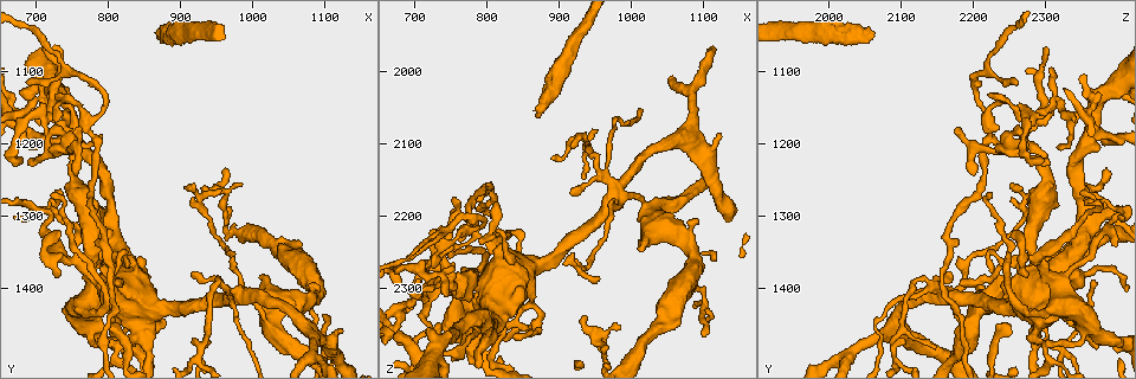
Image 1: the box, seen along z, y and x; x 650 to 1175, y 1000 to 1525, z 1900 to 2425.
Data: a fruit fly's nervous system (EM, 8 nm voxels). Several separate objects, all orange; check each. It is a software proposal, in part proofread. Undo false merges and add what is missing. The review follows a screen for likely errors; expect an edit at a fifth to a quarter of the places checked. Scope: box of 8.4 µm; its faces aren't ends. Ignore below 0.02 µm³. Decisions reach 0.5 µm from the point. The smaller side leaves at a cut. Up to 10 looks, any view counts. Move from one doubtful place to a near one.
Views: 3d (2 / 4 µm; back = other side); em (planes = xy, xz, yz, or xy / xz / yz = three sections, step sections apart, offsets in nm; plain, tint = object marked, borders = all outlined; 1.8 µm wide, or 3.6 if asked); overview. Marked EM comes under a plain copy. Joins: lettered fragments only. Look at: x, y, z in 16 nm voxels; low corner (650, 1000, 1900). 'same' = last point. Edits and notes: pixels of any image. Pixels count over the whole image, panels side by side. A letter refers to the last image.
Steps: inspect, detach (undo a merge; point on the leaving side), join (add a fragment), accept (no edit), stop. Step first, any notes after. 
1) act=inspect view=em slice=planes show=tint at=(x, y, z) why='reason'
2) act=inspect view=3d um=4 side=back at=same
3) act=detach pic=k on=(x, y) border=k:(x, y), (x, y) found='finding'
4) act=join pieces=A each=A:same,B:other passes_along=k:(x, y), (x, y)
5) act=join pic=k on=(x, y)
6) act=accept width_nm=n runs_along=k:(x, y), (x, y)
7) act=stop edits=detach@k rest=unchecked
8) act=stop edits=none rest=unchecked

act=inspect view=3d um=2 side=back at=(705, 1135, 2315) why='abrupt turn'

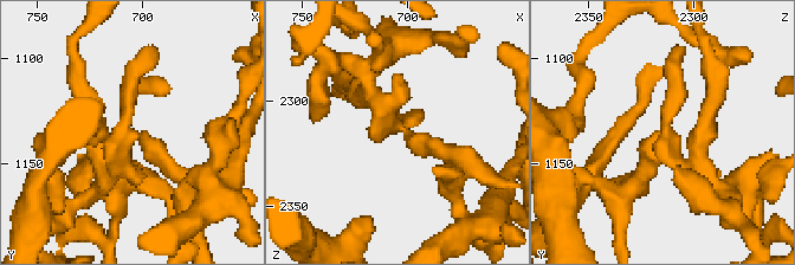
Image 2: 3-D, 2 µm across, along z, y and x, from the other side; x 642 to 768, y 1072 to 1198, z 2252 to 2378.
act=inspect view=em slice=xz step=4 show=tint at=(702, 1138, 2312)

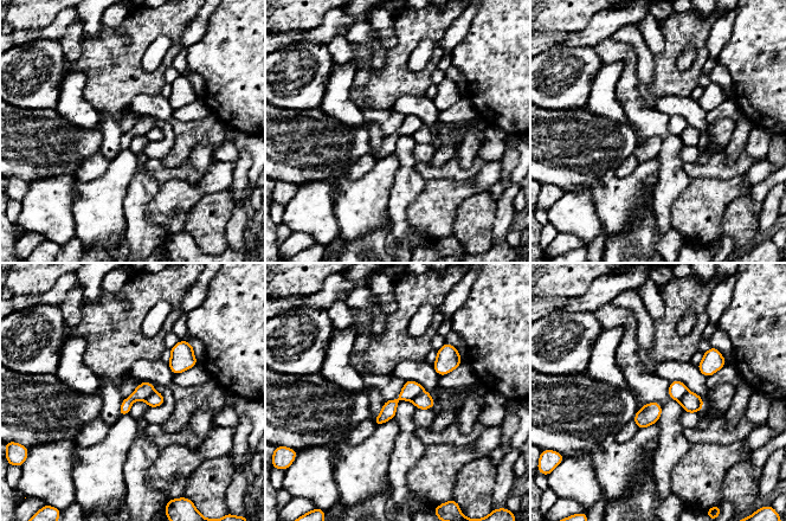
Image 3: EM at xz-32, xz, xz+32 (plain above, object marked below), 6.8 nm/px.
act=inspect view=em slice=xz step=4 show=borders at=same

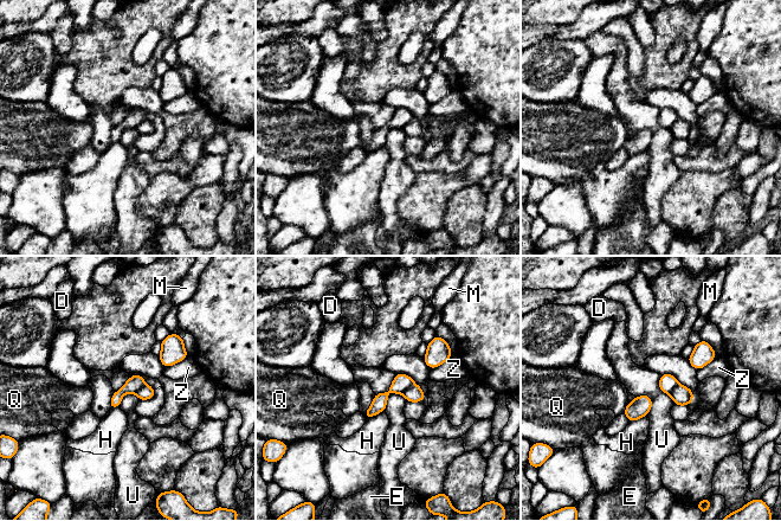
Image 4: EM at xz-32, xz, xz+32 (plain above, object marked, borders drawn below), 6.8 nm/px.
act=accept width_nm=120 each=D:other,E:other,H:other,M:other,Q:other,U:other,Z:other border=4:(395, 374), (383, 410) found='one cell here'

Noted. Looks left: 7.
act=inspect view=3d um=2 at=(785, 1190, 2220)

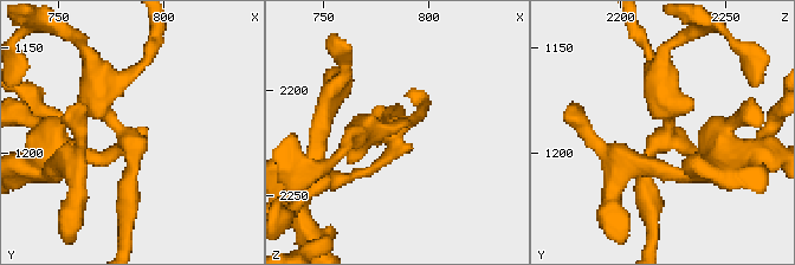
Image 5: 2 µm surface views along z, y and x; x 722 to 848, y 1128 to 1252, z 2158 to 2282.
act=inspect view=em slice=planes show=tint at=(784, 1193, 2222) why='shape alone is not enough'

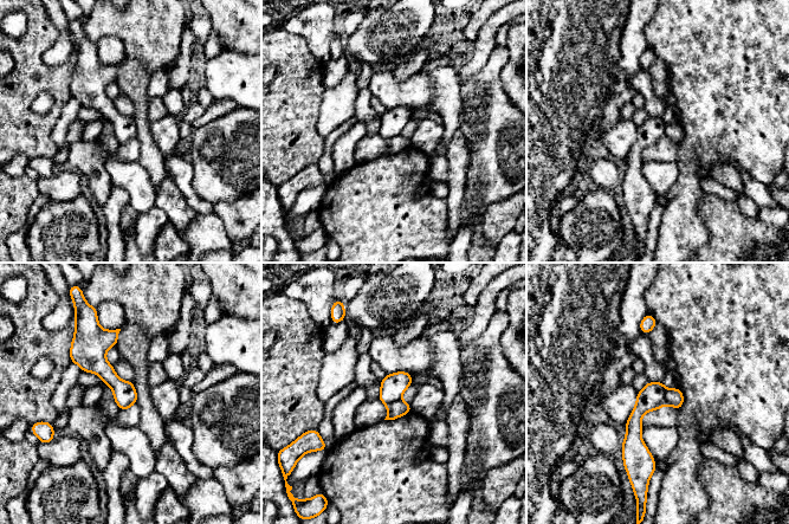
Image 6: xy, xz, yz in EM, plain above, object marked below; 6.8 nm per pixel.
act=inspect view=em slice=planes show=borders at=same

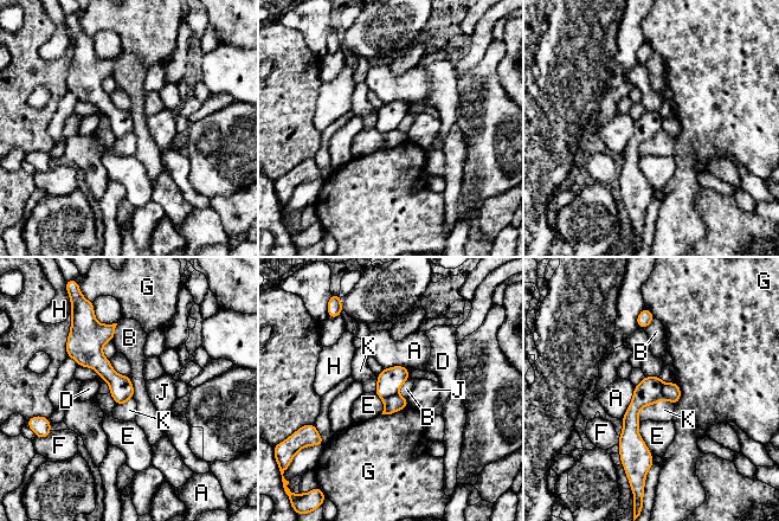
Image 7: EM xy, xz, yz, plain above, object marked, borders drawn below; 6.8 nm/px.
act=accept each=A:other,B:other,D:other,E:other,F:other,G:other,H:other,J:other,K:other border=7:(409, 377), (398, 391), (404, 398) found='all the same cell'

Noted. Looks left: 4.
act=inspect view=3d um=2 at=(735, 1360, 2290) why='branch point'

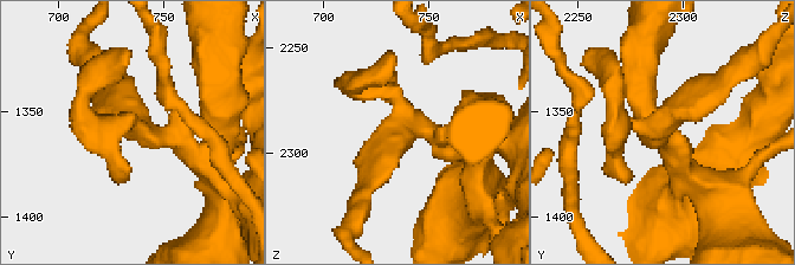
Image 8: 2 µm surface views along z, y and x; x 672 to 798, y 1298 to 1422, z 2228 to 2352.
act=inspect view=em slice=xy step=8 show=borders at=(738, 1358, 2288)

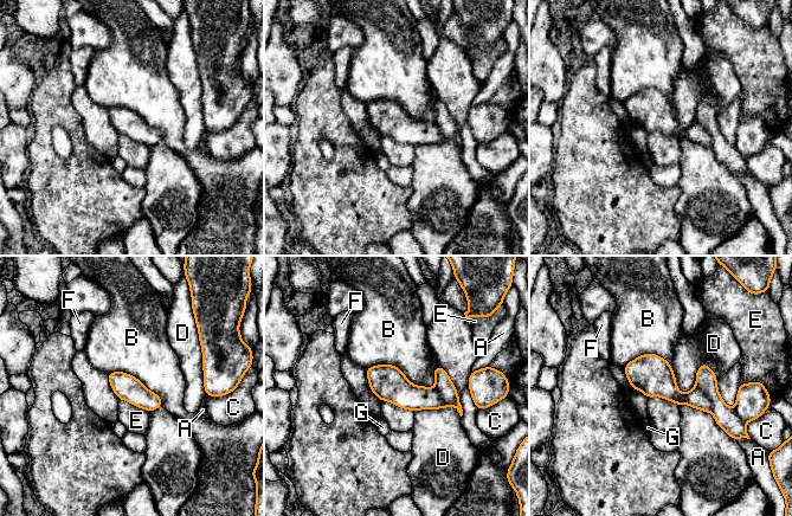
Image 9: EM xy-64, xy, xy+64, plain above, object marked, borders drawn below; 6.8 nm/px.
act=inspect view=em slice=planes show=borders at=same why='cut it another way'

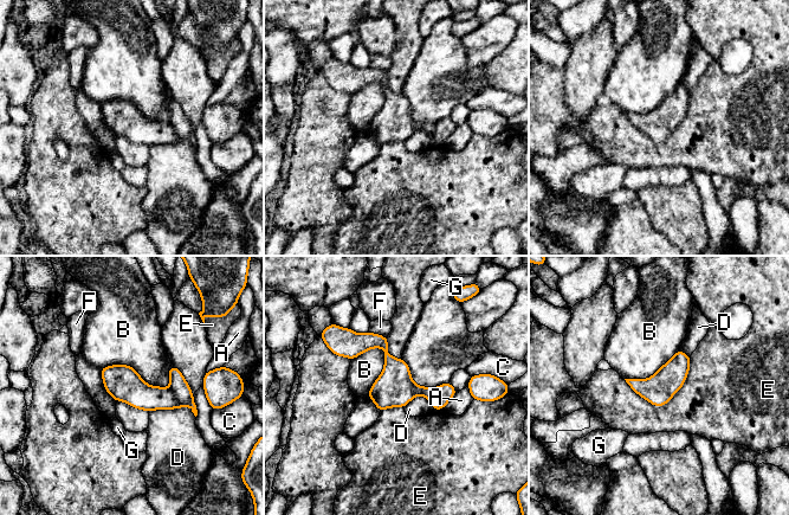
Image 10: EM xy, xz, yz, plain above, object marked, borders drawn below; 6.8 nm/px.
act=detach pic=10 on=(398, 390) longest_contact=B:500nm each=A:other,B:other,C:other,D:other,E:other,F:other,G:other part_leaving=10:(351, 334), (377, 341), (396, 373), (431, 396) found='a second cell is stuck on'

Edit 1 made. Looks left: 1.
act=inspect view=em um=3.6 slice=planes show=borders at=(1120, 1460, 2085)

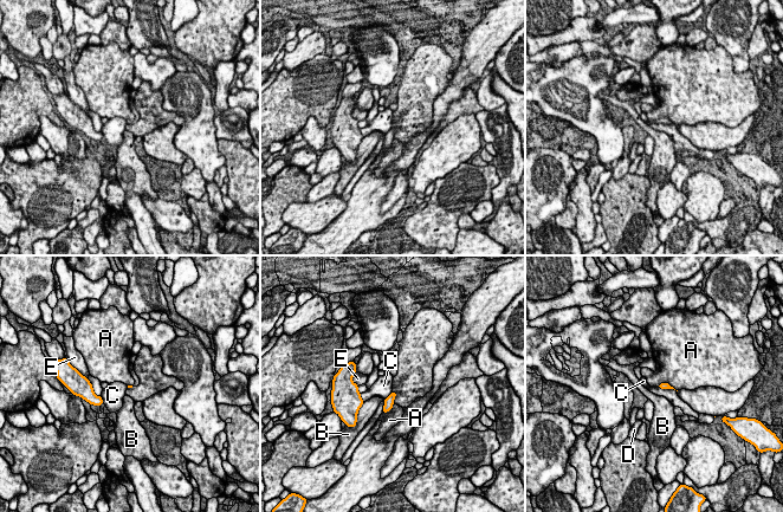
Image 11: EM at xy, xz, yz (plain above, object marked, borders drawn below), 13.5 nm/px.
act=accept each=A:other,B:other,C:other,D:other,E:other border=11:(392, 391), (384, 400) found='none of them fits'

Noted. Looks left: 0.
act=stop edits=detach@10 rest=unchecked

